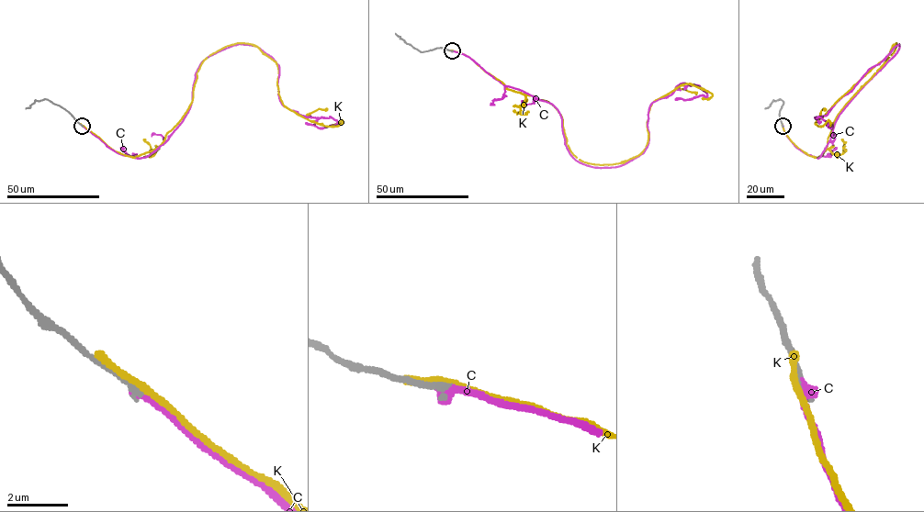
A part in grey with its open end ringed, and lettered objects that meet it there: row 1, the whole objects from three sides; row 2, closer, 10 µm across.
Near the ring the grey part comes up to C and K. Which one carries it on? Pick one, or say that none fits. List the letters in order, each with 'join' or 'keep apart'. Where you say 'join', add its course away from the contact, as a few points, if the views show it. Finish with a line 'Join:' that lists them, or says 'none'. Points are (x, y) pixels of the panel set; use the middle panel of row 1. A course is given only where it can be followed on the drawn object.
C: join; course (452, 50), (550, 103), (569, 154), (593, 167), (639, 155), (649, 105), (681, 83), (707, 95), (675, 99)
K: keep apart
Join: C

